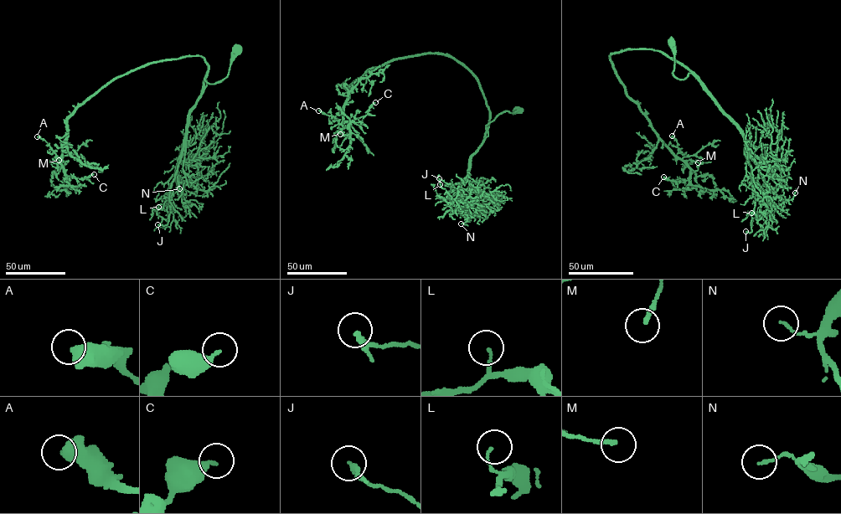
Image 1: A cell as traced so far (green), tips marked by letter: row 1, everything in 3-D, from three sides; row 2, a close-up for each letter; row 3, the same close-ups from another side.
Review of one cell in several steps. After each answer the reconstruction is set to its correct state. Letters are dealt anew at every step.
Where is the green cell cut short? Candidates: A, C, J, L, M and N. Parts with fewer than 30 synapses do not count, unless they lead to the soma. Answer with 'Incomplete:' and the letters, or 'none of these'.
Incomplete: none of these

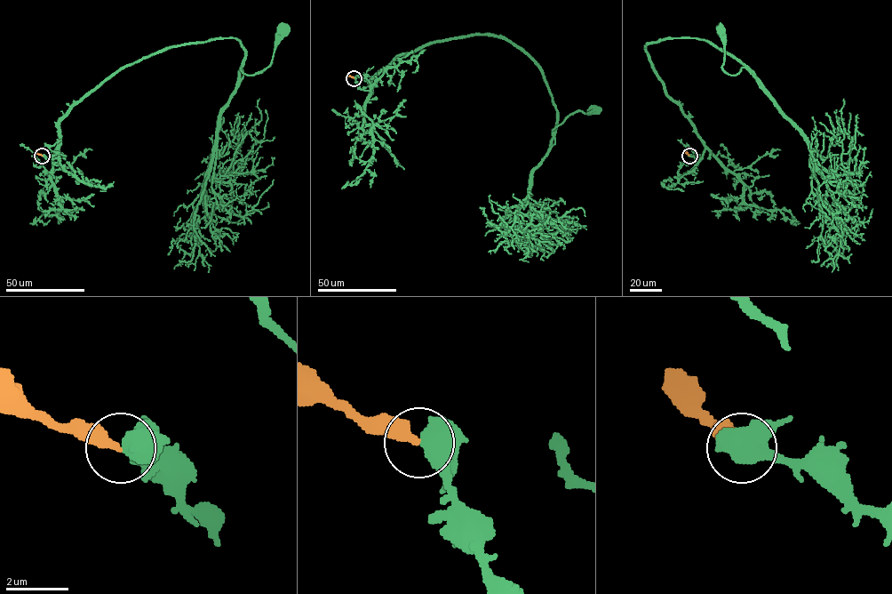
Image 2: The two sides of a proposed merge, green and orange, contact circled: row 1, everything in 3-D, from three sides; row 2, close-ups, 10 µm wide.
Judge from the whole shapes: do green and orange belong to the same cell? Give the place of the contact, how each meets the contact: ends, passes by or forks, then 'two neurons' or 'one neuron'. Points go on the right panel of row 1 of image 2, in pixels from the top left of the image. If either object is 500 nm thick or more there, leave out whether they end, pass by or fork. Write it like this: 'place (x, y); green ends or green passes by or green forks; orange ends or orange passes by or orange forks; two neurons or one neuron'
place (689, 156); one neuron

